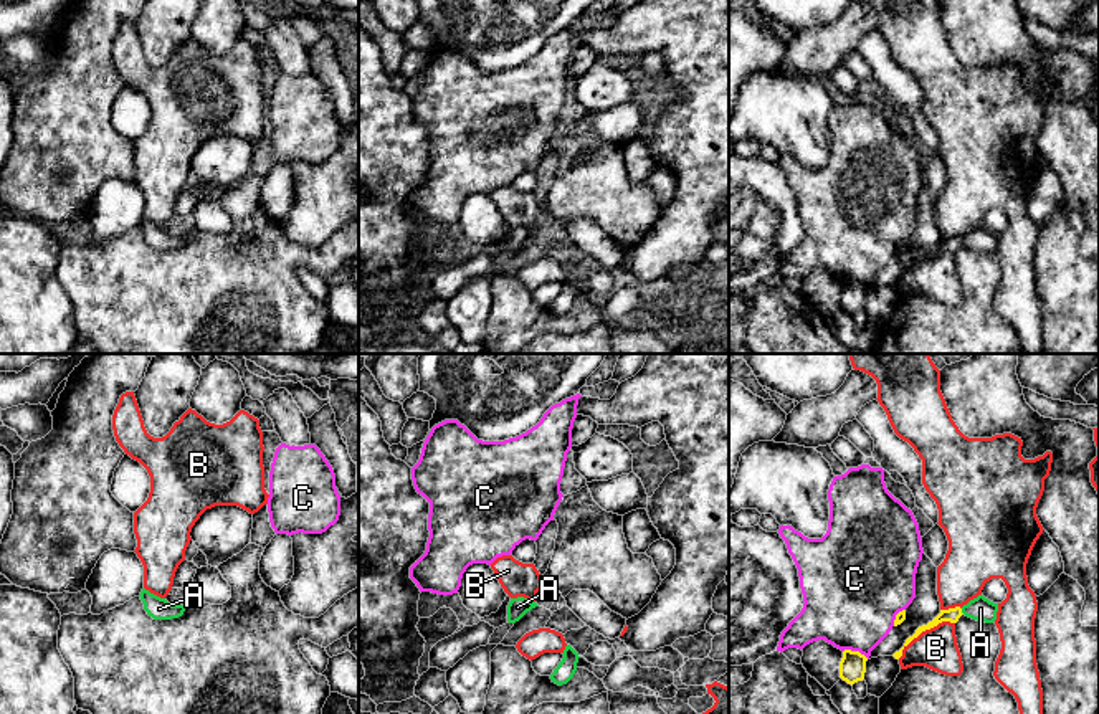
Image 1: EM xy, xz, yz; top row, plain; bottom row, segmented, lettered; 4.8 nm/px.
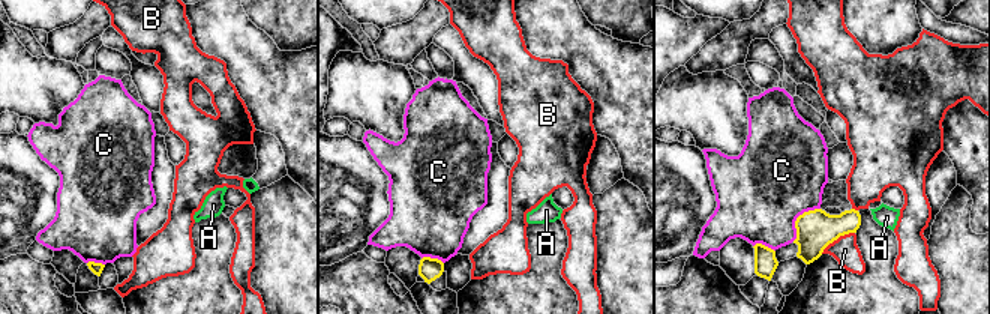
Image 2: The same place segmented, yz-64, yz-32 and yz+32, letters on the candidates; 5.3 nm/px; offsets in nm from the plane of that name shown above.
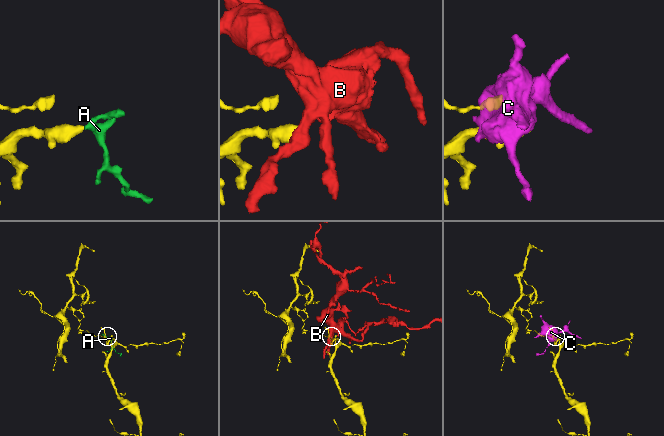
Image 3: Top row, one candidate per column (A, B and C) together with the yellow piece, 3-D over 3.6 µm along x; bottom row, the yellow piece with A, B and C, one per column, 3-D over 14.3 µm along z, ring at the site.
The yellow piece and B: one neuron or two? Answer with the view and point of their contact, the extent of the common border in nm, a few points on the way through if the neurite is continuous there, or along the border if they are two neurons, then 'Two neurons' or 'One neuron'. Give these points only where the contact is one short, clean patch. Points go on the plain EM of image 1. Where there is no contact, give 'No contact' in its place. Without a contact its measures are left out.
Touches yellow at yz (924, 260). Shared border 340 nm. Boundary: yz (954, 252), (939, 252), (922, 260), (898, 288). Two neurons

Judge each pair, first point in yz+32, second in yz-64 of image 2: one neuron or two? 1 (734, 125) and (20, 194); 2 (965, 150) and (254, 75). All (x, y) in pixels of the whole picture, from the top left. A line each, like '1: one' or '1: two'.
1: two
2: one

